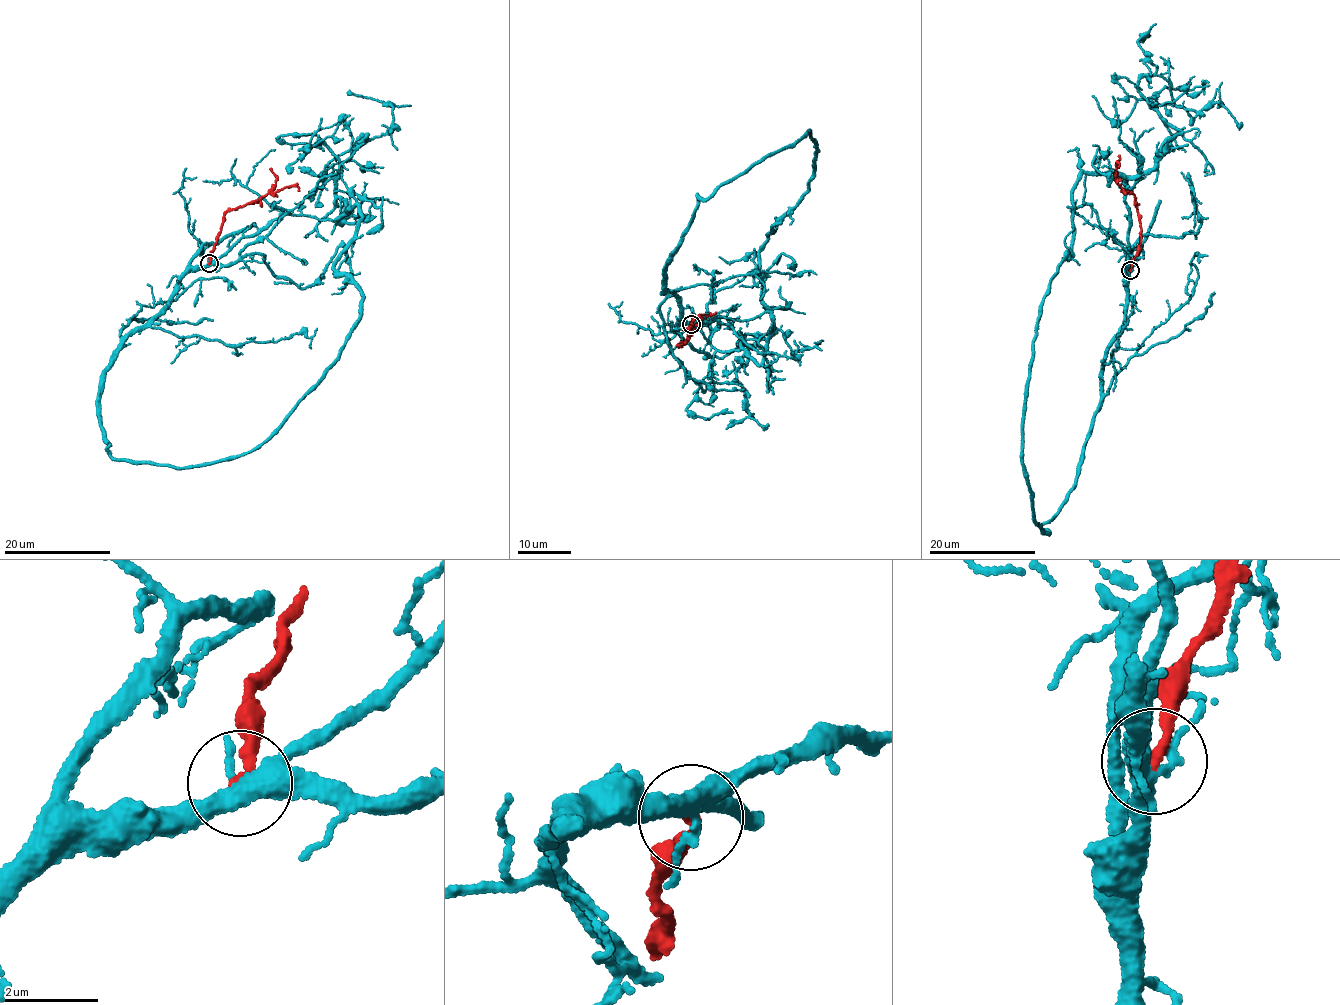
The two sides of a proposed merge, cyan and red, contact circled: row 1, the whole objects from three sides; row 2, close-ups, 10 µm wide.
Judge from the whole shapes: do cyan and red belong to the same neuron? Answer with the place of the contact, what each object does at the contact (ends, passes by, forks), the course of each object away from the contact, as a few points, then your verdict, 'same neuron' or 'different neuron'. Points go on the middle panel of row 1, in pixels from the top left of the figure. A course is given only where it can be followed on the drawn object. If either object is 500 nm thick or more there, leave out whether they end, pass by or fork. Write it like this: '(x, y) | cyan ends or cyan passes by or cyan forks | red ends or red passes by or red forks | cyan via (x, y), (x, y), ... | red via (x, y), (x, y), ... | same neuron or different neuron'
(691, 324) | cyan forks | red ends | cyan via (691, 324), (716, 316), (752, 320), (766, 309), (760, 251), (808, 191), (819, 150), (811, 135) | red via (691, 324), (686, 332), (687, 341), (677, 345), (688, 338), (695, 319), (716, 312) | different neuron

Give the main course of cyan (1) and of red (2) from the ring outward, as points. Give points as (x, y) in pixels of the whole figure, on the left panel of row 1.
1: (209, 264), (284, 214), (337, 222), (358, 205), (357, 239), (335, 269), (362, 297), (359, 322), (291, 413)
2: (209, 264), (210, 252), (224, 214), (269, 193), (291, 186), (299, 190)

